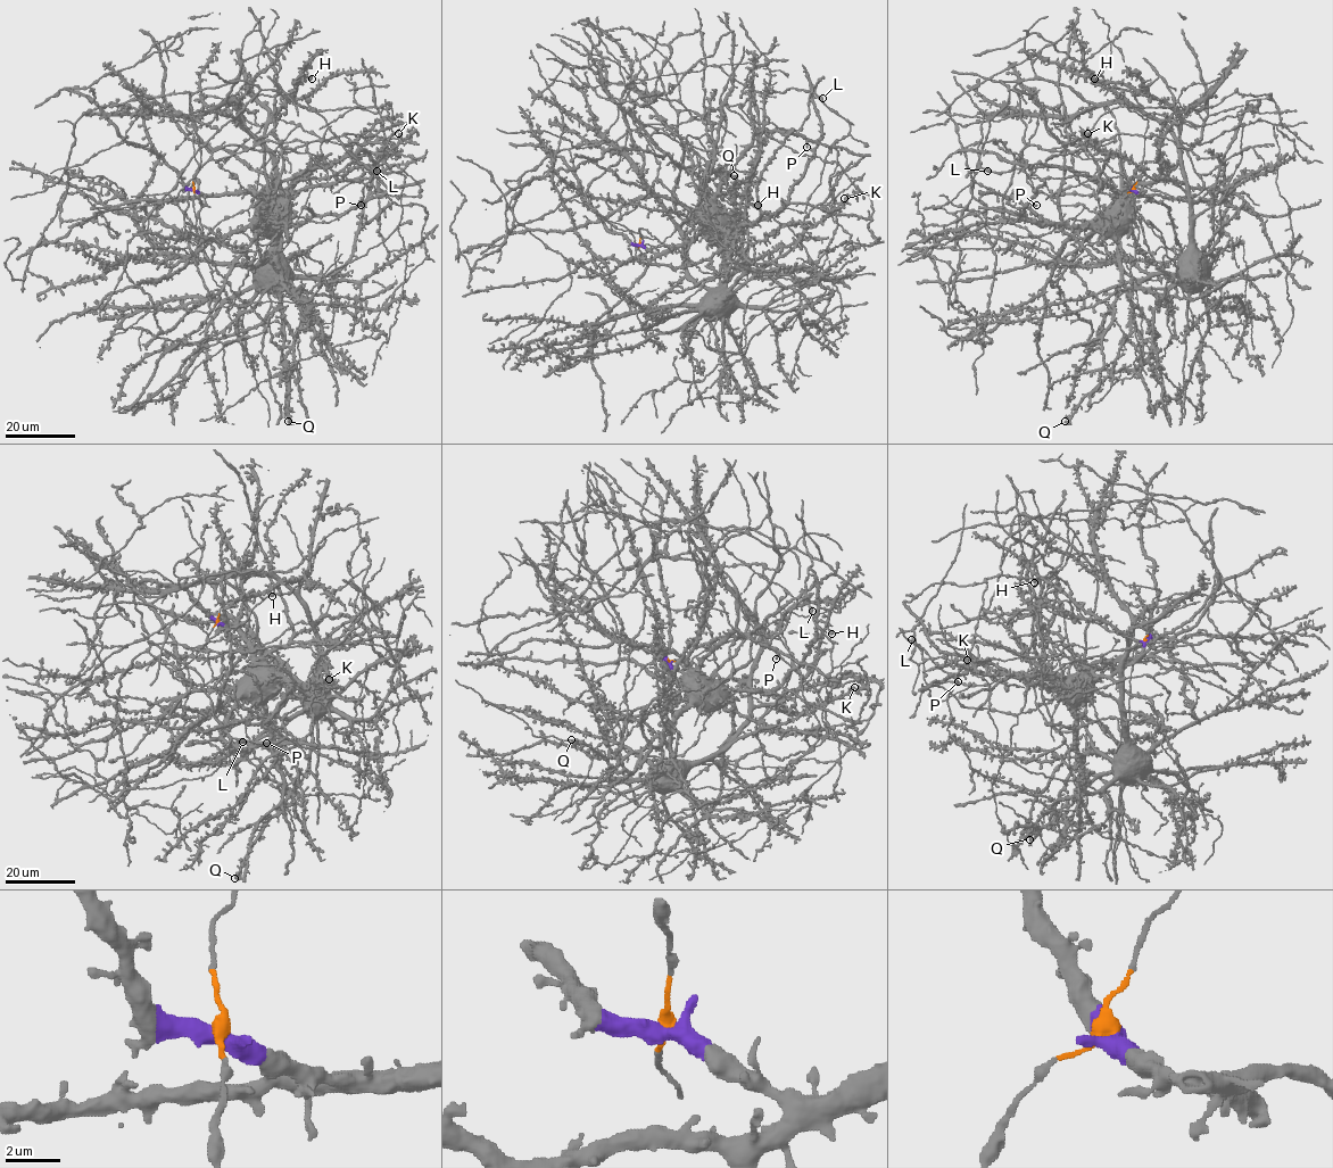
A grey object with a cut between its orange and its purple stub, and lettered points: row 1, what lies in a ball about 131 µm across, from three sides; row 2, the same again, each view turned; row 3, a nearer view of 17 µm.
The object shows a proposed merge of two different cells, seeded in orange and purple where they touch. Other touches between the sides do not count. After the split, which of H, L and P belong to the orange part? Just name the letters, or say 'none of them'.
H

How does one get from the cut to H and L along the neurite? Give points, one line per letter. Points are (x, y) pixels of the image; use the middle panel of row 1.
H: (639, 245), (644, 255), (631, 257), (677, 230), (685, 268), (718, 290), (740, 253), (745, 208), (758, 205)
L: (638, 245), (670, 253), (710, 229), (806, 205), (829, 148), (850, 130), (822, 98)

